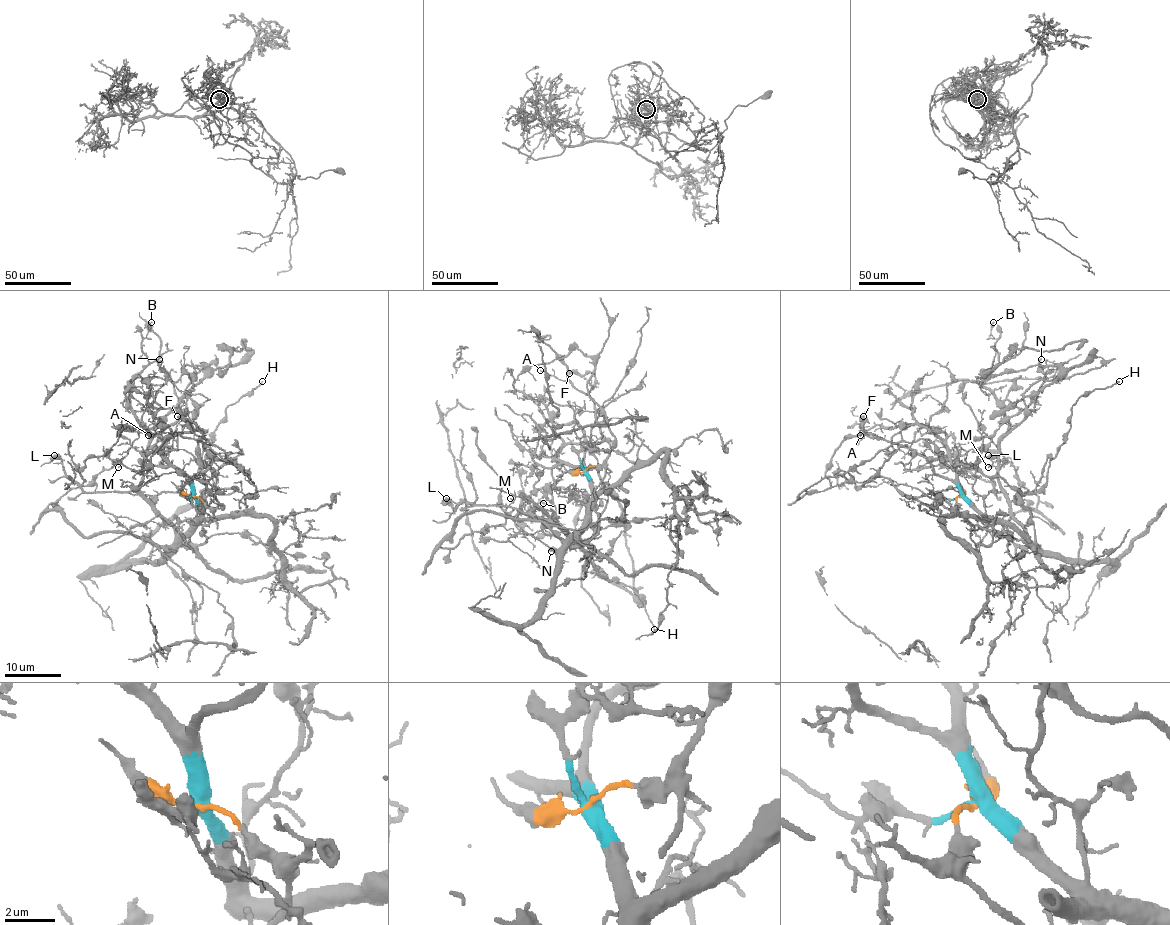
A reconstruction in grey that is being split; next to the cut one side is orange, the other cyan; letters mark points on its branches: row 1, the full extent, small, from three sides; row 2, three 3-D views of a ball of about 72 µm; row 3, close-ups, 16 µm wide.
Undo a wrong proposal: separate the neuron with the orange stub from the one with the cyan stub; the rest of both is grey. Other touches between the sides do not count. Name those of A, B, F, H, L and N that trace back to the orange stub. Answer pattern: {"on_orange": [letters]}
{"on_orange": ["H"]}

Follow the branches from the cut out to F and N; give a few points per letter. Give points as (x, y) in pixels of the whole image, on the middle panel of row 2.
F: (584, 471), (584, 454), (599, 441), (601, 434), (596, 409), (589, 395), (595, 376), (568, 373)
N: (584, 471), (591, 491), (589, 517), (570, 535), (532, 512), (539, 509), (574, 537), (563, 555), (550, 551)

